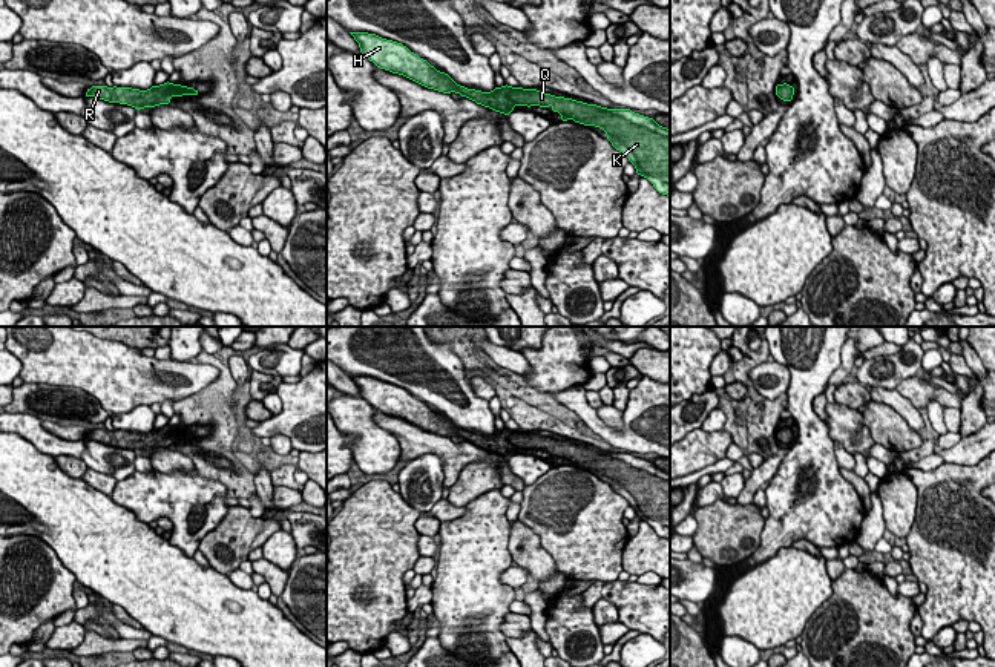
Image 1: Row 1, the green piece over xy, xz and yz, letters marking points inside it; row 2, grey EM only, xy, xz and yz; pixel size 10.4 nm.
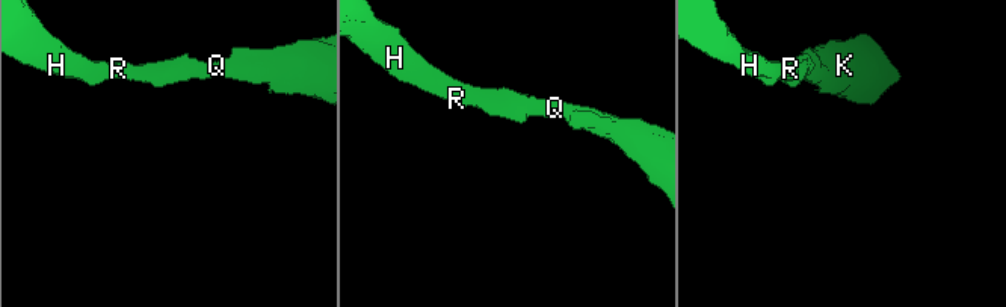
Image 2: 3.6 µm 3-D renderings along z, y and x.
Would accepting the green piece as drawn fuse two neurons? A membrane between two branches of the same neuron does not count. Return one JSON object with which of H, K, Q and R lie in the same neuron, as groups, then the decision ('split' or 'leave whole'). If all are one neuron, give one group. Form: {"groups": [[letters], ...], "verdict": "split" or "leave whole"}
{"groups": [["H", "K", "Q", "R"]], "verdict": "leave whole"}

